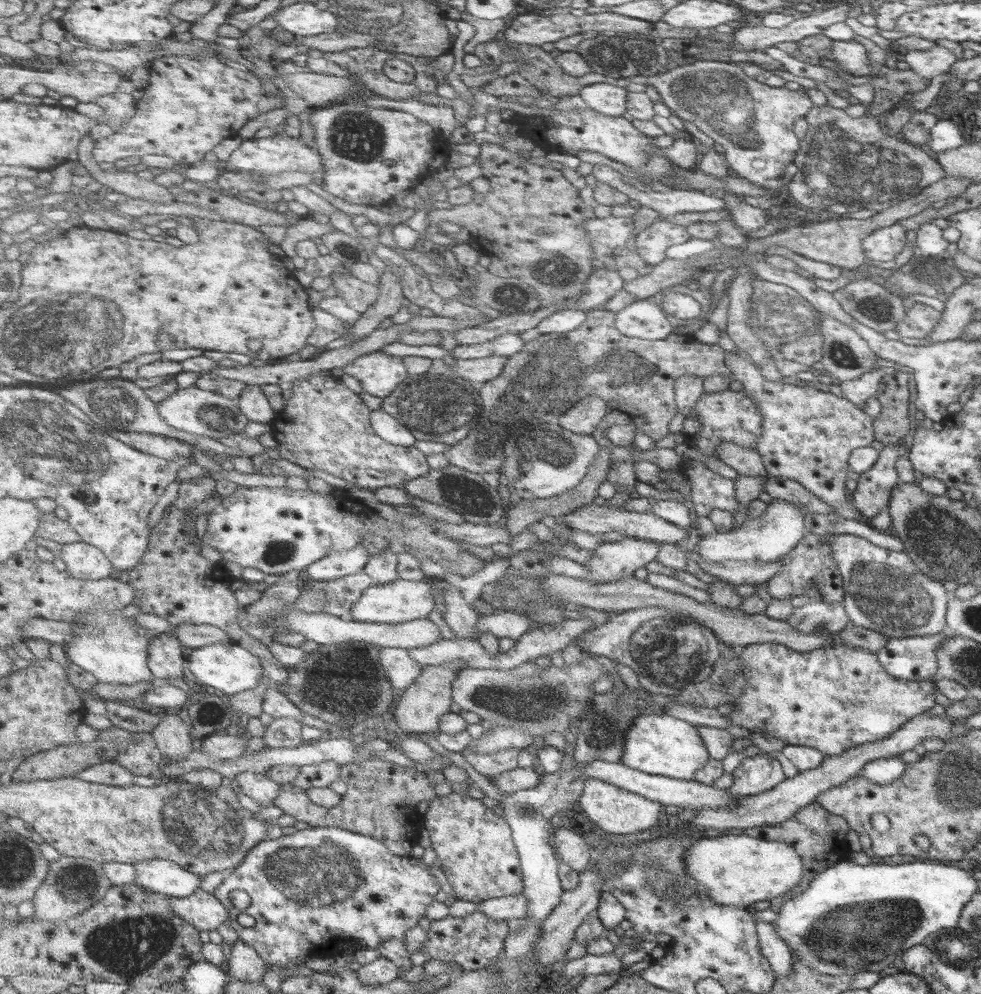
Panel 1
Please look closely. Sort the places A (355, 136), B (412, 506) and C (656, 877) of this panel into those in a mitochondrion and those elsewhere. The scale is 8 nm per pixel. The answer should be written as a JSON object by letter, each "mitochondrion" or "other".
{"A":"mitochondrion","B":"other","C":"mitochondrion"}

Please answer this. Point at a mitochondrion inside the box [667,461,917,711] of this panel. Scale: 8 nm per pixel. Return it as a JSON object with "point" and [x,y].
{"point":[732,680]}

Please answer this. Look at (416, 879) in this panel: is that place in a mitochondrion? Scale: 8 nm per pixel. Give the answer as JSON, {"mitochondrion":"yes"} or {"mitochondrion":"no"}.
{"mitochondrion":"no"}

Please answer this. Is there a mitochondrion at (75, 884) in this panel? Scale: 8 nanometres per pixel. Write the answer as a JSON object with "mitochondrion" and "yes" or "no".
{"mitochondrion":"yes"}

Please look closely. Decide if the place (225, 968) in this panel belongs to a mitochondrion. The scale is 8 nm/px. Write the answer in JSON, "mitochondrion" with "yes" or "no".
{"mitochondrion":"no"}

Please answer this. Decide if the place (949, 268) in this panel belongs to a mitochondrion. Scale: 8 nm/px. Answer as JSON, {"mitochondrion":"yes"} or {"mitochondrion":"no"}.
{"mitochondrion":"no"}

